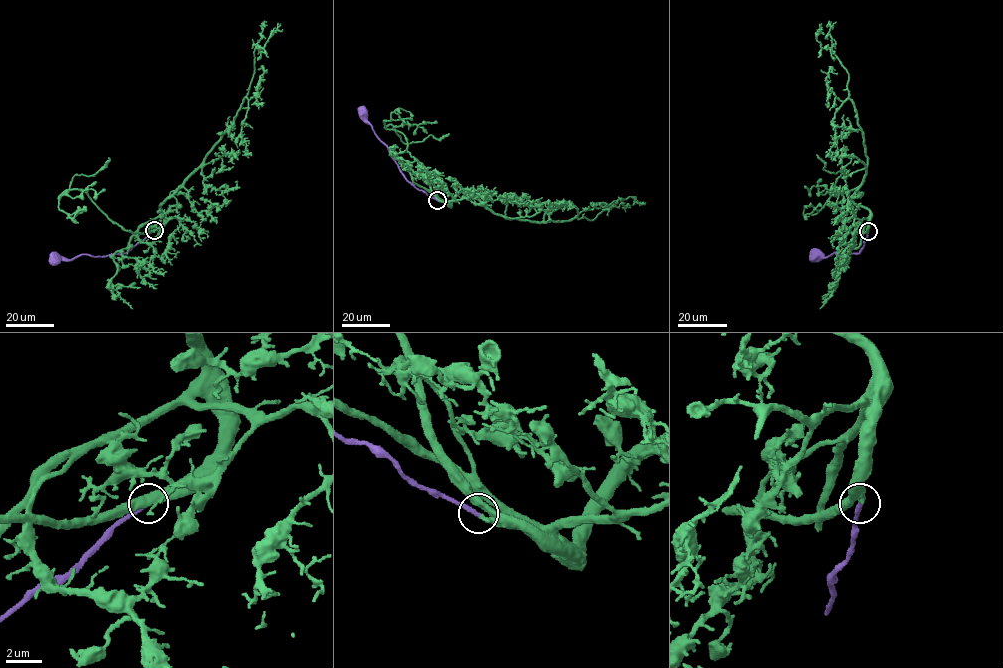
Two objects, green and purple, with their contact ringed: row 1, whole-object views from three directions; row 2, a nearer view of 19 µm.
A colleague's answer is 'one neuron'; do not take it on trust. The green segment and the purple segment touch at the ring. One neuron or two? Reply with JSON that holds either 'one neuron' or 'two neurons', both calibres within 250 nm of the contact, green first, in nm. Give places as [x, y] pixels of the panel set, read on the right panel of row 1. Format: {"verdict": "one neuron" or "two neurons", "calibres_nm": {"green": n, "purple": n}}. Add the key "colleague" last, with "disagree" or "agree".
{"verdict": "one neuron", "calibres_nm": {"green": 440, "purple": 300}, "colleague": "agree"}

